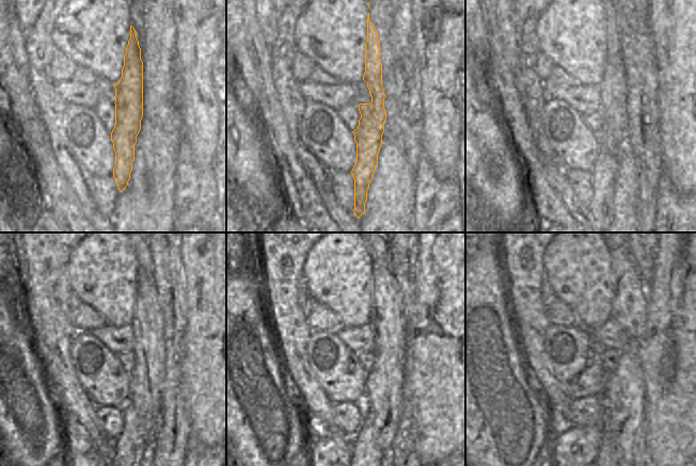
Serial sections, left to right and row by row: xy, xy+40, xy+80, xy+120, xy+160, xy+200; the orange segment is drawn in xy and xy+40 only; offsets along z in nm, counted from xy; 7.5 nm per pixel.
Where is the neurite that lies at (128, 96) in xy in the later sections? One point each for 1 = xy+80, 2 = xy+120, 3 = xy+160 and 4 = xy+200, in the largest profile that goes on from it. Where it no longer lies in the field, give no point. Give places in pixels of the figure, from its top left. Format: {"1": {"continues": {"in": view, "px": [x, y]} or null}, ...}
{"1": {"continues": {"in": "xy+80", "px": [601, 207]}}, "2": {"continues": {"in": "xy+120", "px": [130, 446]}}, "3": {"continues": {"in": "xy+160", "px": [365, 449]}}, "4": {"continues": {"in": "xy+200", "px": [607, 449]}}}

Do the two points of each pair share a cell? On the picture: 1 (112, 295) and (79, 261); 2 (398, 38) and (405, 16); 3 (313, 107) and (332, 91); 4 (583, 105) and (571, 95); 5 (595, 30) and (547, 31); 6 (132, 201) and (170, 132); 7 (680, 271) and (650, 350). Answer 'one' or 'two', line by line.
1: one
2: one
3: two
4: one
5: one
6: one
7: one

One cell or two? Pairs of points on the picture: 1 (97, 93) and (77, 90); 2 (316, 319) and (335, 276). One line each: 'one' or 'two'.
1: one
2: two

